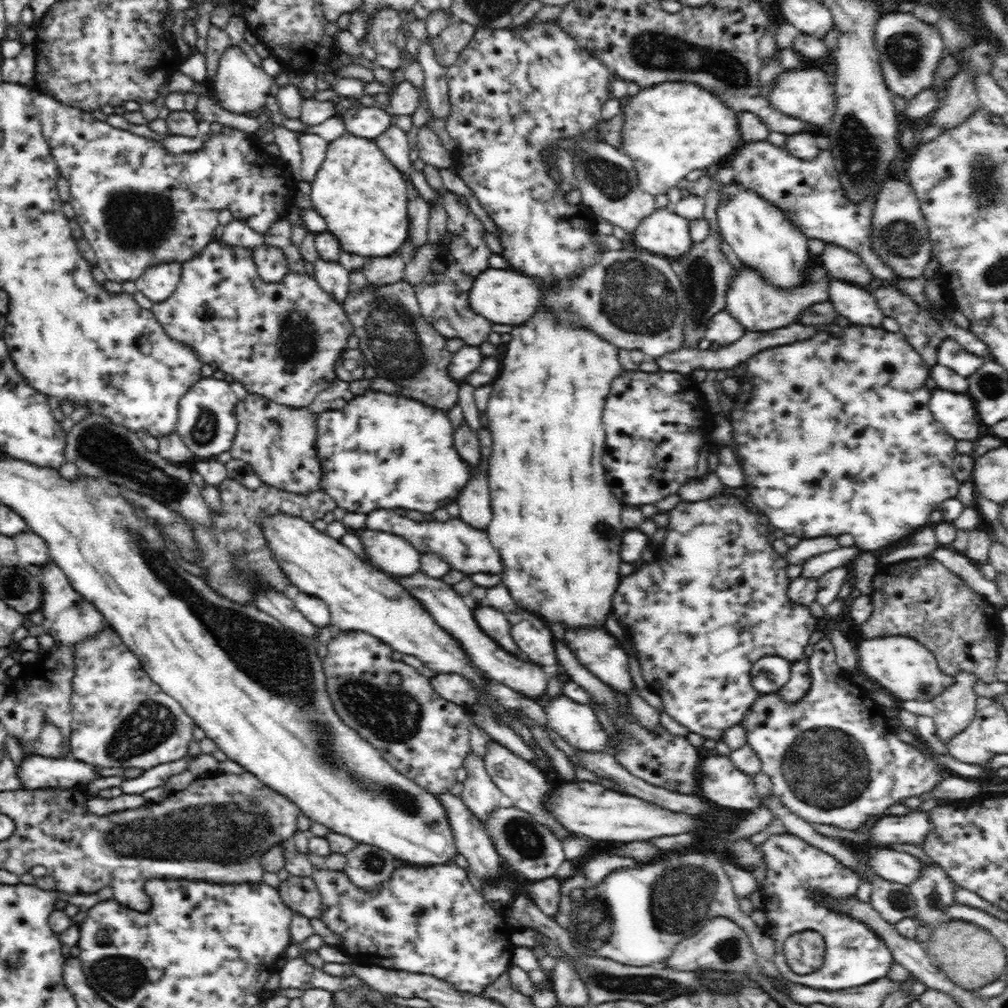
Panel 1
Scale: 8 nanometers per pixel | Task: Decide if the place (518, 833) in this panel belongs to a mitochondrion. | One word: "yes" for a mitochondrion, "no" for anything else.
yes

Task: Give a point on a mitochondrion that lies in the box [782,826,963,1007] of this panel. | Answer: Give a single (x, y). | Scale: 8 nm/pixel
(898, 900)

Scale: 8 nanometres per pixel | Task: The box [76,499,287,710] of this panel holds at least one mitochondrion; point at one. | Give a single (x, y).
(233, 578)

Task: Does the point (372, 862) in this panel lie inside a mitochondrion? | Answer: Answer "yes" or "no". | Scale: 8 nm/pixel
yes

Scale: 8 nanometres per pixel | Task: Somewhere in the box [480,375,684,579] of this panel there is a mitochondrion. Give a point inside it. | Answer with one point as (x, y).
(602, 532)

